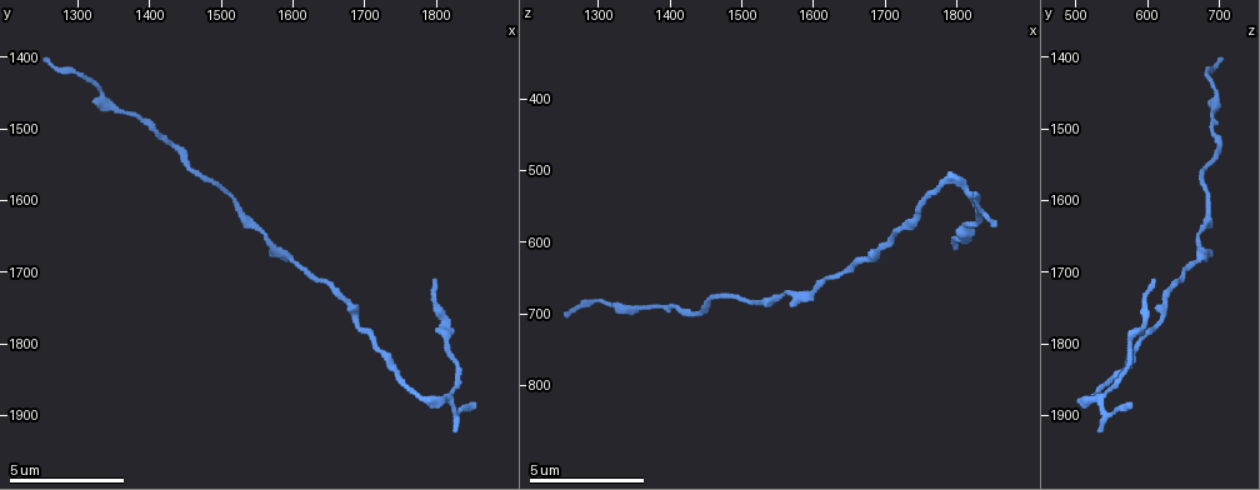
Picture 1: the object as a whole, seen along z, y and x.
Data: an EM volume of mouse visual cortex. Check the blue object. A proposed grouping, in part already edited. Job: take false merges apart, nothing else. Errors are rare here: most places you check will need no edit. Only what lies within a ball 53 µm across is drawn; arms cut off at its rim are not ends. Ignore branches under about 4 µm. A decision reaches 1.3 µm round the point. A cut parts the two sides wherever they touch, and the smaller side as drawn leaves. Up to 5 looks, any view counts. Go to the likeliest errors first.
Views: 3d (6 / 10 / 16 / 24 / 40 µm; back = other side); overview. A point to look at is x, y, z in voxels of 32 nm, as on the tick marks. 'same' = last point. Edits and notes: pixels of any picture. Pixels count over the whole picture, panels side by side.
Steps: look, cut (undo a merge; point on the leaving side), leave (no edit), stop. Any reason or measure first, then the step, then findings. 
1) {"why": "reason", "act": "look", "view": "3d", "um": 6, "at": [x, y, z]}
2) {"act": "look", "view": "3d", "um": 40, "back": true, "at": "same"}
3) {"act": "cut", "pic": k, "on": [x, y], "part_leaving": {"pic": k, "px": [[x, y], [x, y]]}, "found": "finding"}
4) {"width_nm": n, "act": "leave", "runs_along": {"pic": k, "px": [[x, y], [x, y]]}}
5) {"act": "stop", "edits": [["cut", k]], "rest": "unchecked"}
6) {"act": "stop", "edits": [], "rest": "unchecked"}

{"why": "a narrow waist", "act": "look", "view": "3d", "um": 6, "at": [1370, 1480, 690]}

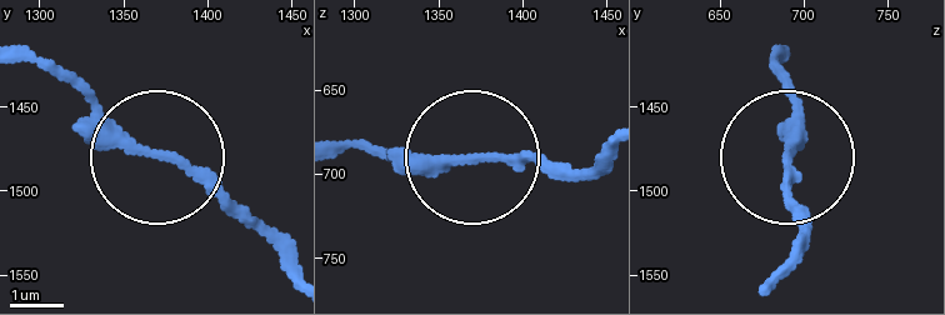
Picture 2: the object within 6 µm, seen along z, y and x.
{"width_nm": 180, "act": "leave", "runs_along": {"pic": 2, "px": [[775, 271], [798, 235], [784, 74]]}, "found": "all the same neuron"}

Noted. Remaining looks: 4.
{"act": "look", "view": "3d", "um": 16, "at": [1625, 1705, 645]}

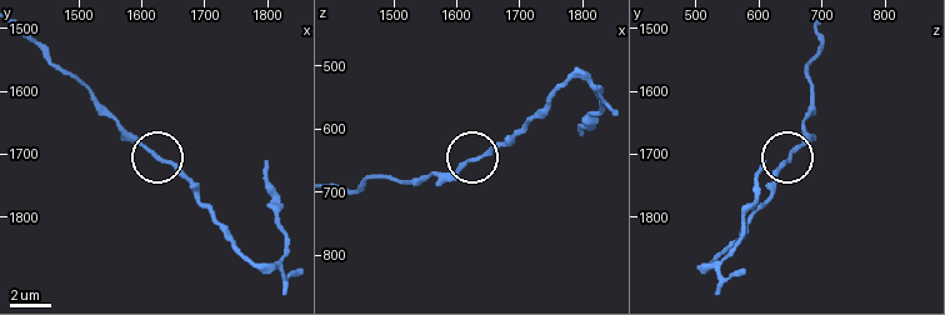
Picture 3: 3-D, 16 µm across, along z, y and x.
{"width_nm": 190, "act": "leave", "found": "continuous, no second neuron"}

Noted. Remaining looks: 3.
{"why": "sudden change in width", "act": "look", "view": "3d", "um": 16, "at": [1520, 1605, 690]}

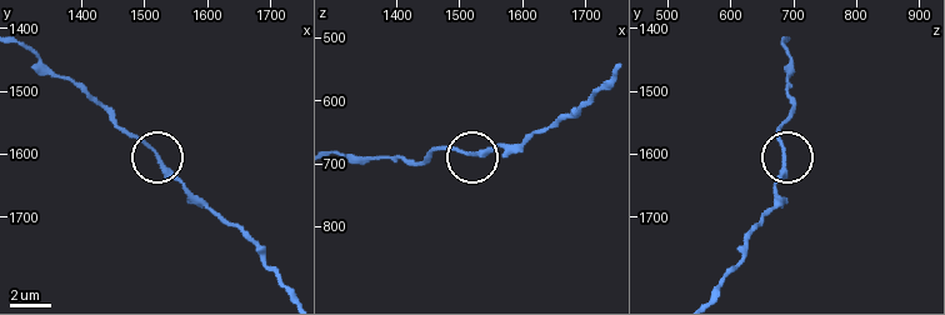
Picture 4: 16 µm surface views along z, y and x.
{"width_nm": 210, "act": "leave", "found": "all the same neuron"}

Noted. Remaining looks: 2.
{"act": "stop", "edits": [], "rest": "unchecked"}

